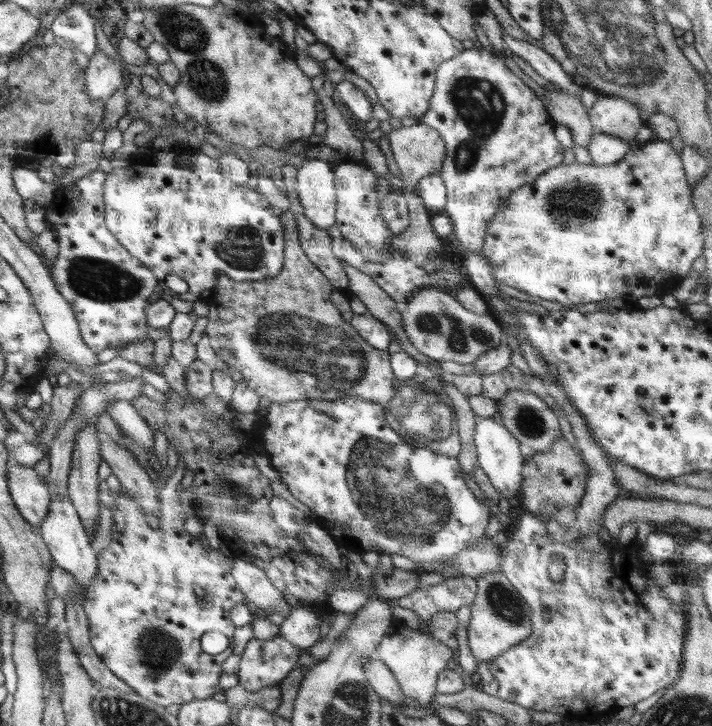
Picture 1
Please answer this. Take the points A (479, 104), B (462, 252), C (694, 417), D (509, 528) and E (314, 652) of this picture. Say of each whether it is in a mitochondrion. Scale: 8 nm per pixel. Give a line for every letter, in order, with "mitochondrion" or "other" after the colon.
A: mitochondrion
B: other
C: mitochondrion
D: other
E: other

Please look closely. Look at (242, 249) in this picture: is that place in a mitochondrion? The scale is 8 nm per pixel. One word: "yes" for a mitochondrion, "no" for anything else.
yes

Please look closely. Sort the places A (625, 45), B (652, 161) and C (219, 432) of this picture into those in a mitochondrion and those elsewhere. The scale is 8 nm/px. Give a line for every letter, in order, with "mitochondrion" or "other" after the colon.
A: mitochondrion
B: other
C: other

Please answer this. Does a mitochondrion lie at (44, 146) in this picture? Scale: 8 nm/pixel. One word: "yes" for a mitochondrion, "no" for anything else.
no

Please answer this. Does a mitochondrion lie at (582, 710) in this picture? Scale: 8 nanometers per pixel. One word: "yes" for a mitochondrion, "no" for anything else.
no

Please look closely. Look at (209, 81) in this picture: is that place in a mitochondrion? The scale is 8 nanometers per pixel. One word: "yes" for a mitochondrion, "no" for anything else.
yes

